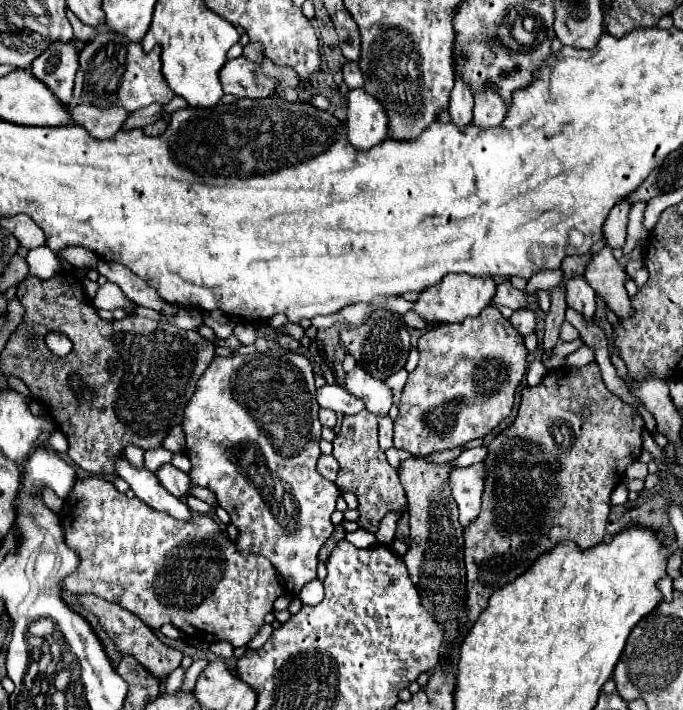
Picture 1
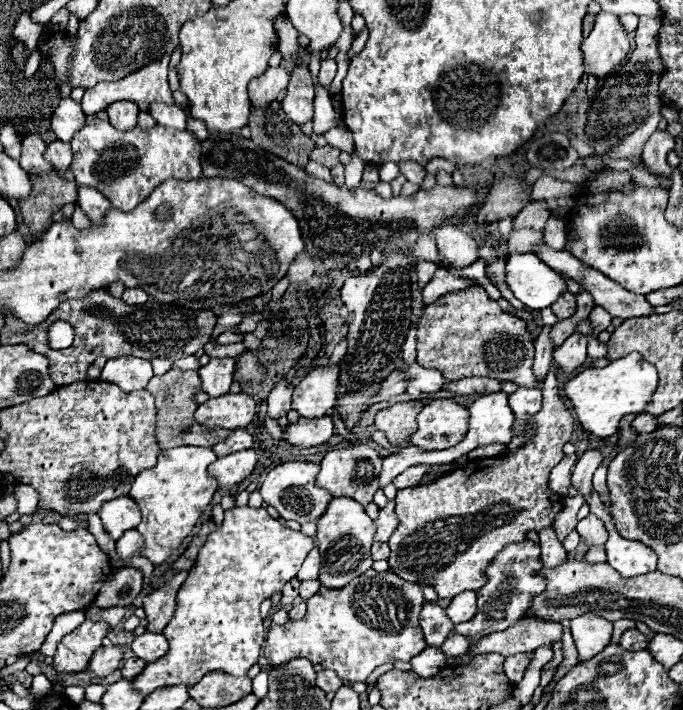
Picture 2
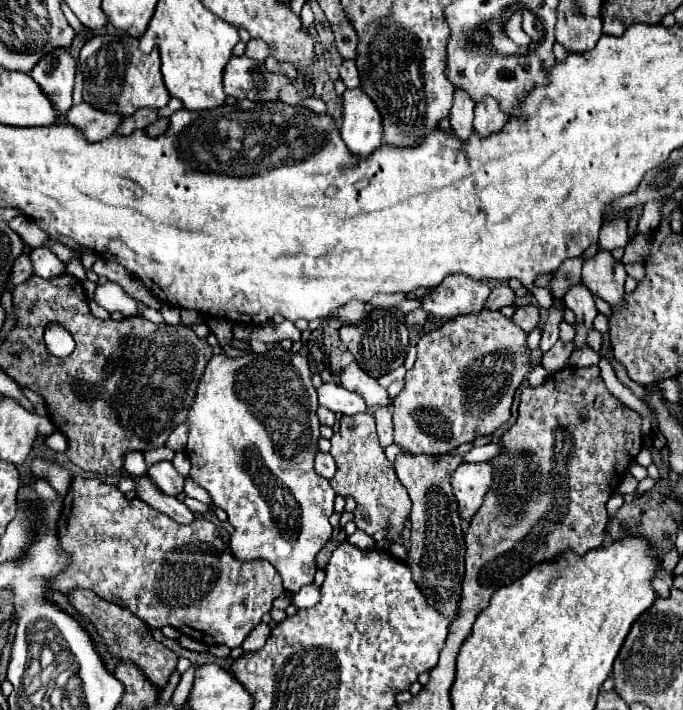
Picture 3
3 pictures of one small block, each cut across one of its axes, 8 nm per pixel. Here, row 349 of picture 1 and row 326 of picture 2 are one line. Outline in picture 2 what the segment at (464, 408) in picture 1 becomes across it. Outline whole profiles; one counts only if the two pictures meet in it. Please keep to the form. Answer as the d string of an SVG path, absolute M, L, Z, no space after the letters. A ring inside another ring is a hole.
M482 286L448 292L434 304L424 308L418 324L418 358L424 368L442 372L446 380L470 376L486 376L496 380L512 380L518 386L540 386L534 376L534 344L526 330L526 322L502 312Z

